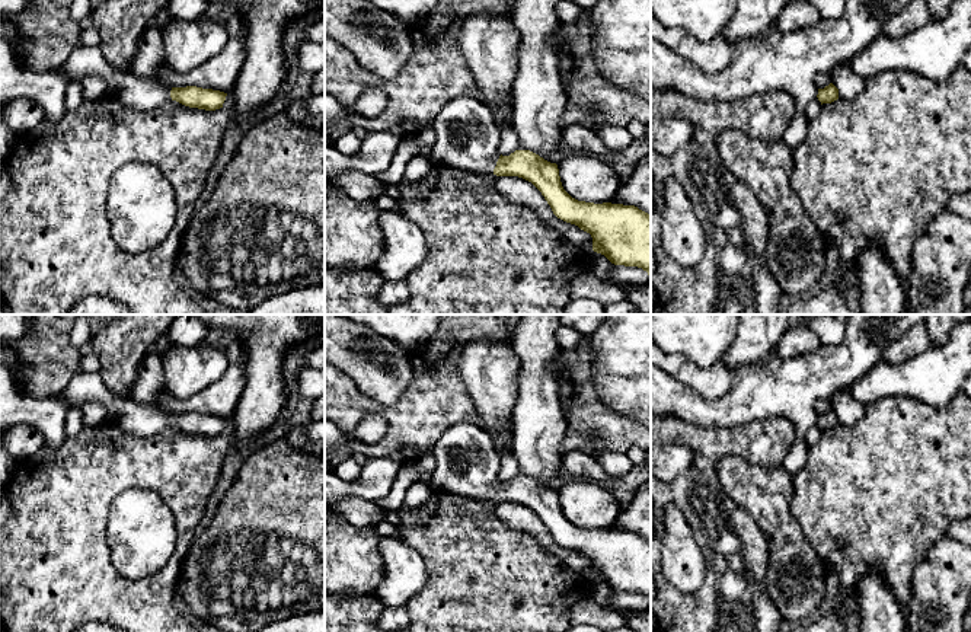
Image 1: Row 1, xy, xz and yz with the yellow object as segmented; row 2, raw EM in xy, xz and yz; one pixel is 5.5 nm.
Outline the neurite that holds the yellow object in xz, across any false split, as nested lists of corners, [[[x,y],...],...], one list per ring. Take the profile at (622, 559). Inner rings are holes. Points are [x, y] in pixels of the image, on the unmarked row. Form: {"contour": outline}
{"contour": [[[463,422],[447,430],[435,444],[435,456],[432,489],[531,508],[558,545],[591,561],[594,578],[614,591],[642,594],[651,610],[651,540],[635,532],[572,524],[562,513],[558,491],[530,476],[502,482],[501,453],[477,424]]]}

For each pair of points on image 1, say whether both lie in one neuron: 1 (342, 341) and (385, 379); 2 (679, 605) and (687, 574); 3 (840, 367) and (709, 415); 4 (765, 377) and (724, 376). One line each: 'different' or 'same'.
1: same
2: different
3: same
4: different

